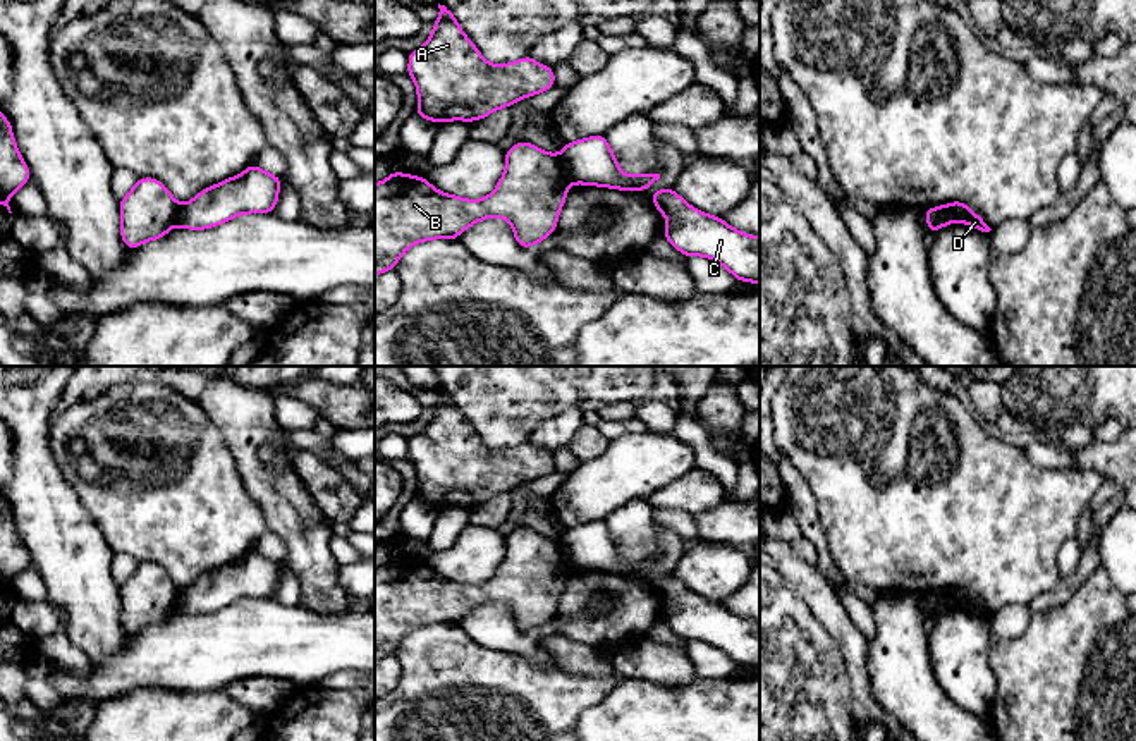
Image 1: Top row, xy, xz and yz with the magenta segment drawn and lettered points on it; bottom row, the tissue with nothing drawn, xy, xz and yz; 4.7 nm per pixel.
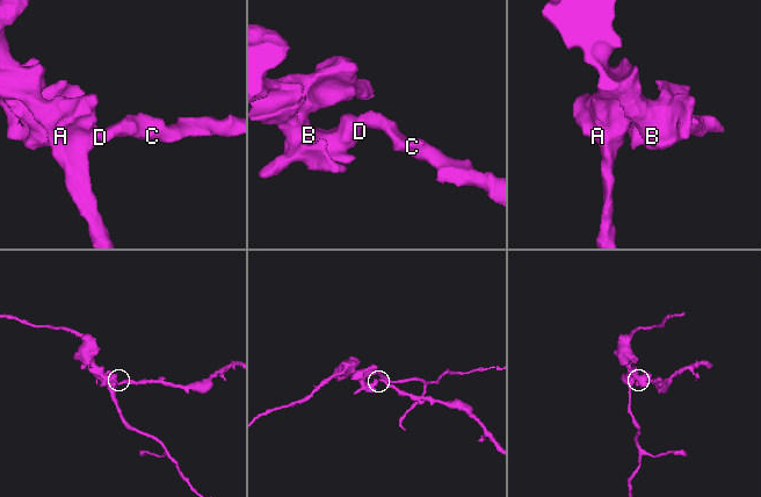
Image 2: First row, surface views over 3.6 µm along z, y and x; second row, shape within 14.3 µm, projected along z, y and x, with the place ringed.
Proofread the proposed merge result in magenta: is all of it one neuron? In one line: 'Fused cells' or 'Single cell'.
Fused cells

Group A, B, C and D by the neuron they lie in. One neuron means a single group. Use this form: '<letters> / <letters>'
A B D / C

